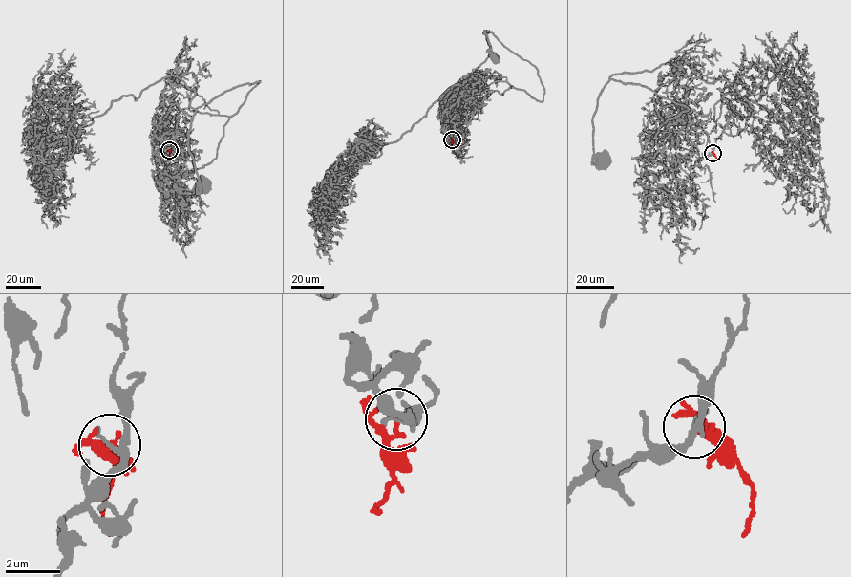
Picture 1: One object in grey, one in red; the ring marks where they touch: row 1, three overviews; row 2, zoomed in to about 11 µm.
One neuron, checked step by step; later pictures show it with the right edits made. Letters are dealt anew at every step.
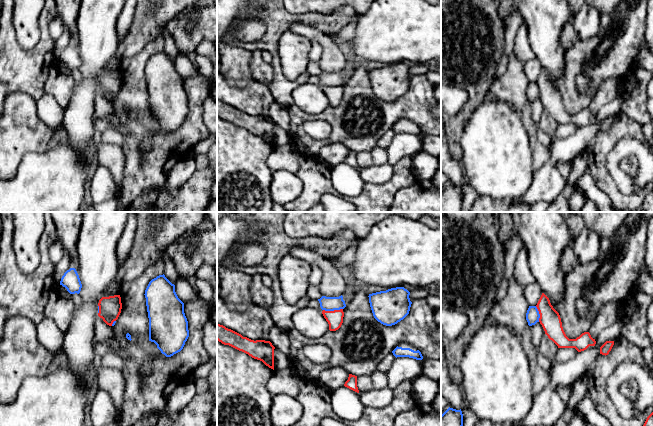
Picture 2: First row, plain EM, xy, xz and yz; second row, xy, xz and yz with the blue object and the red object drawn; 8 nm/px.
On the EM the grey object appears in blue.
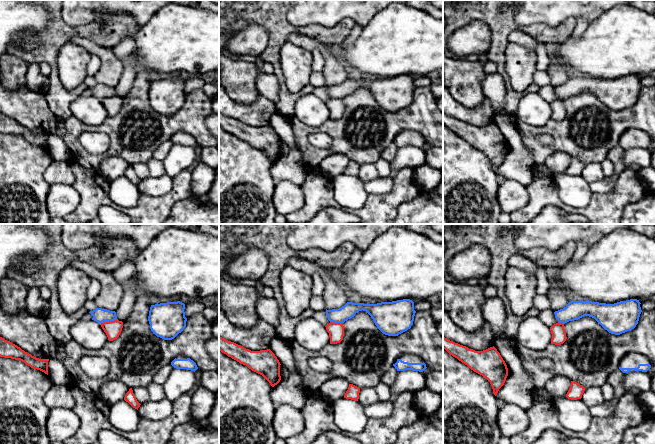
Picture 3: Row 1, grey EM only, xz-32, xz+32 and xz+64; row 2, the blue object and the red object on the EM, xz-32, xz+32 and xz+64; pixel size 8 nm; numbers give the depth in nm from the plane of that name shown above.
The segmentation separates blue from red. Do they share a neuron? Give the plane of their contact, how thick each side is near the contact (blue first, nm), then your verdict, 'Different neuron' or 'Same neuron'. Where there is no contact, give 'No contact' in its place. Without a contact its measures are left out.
Touches blue in xz. Thickness 110 nm (blue) against 130 nm. Different neuron

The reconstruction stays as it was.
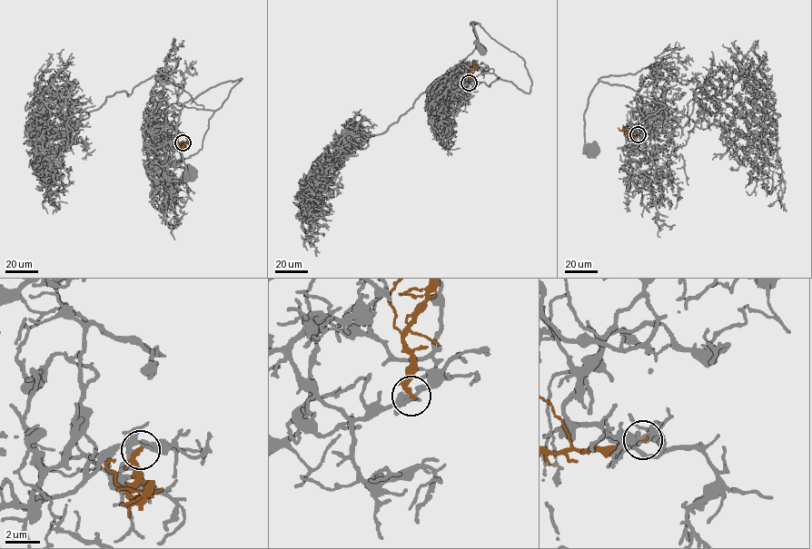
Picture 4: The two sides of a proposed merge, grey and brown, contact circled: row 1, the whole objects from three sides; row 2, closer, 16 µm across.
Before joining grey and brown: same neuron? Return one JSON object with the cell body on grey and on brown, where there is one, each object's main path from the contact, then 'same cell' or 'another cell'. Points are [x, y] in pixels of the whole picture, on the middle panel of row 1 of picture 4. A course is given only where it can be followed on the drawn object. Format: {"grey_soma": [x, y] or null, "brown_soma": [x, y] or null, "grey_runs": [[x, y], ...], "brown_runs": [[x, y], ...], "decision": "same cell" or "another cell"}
{"grey_soma": [481, 50], "brown_soma": null, "grey_runs": [[469, 83], [450, 77], [435, 91], [447, 94], [485, 73], [530, 92], [523, 60], [471, 23], [481, 50]], "brown_runs": [[469, 83], [469, 75], [475, 65]], "decision": "another cell"}

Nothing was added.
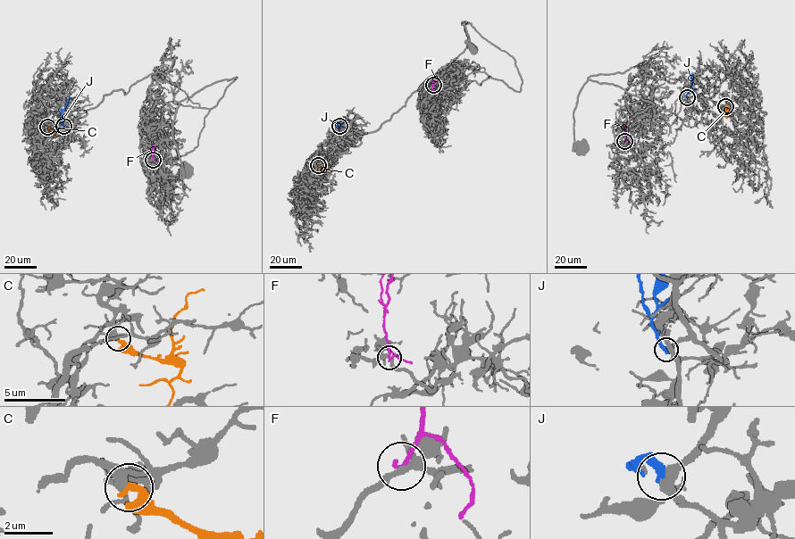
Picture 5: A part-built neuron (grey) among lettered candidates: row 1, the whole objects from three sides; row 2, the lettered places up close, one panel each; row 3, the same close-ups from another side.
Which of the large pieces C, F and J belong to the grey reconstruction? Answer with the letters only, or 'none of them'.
C

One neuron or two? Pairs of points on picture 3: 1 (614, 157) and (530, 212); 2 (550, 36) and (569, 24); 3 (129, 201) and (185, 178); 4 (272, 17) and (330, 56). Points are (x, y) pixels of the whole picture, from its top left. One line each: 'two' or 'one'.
1: two
2: one
3: two
4: two

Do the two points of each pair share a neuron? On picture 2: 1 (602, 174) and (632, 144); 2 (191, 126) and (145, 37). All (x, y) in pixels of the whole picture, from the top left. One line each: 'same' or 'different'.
1: different
2: different

